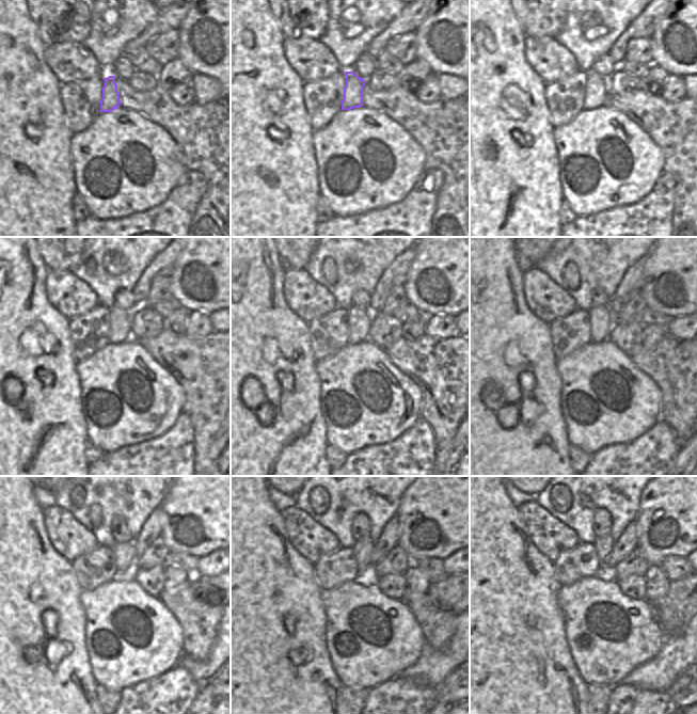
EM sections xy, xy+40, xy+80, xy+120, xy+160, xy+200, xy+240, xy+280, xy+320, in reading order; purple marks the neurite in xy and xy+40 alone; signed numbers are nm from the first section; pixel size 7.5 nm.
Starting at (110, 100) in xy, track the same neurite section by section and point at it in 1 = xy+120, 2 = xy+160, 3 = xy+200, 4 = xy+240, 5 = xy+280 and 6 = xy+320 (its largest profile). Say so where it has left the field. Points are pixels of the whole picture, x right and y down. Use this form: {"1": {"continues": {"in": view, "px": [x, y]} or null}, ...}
{"1": {"continues": {"in": "xy+120", "px": [120, 331]}}, "2": {"continues": {"in": "xy+160", "px": [359, 318]}}, "3": {"continues": {"in": "xy+200", "px": [601, 319]}}, "4": {"continues": {"in": "xy+240", "px": [125, 556]}}, "5": {"continues": {"in": "xy+280", "px": [363, 548]}}, "6": {"continues": {"in": "xy+320", "px": [603, 544]}}}

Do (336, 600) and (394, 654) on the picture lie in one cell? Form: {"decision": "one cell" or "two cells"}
{"decision": "one cell"}

